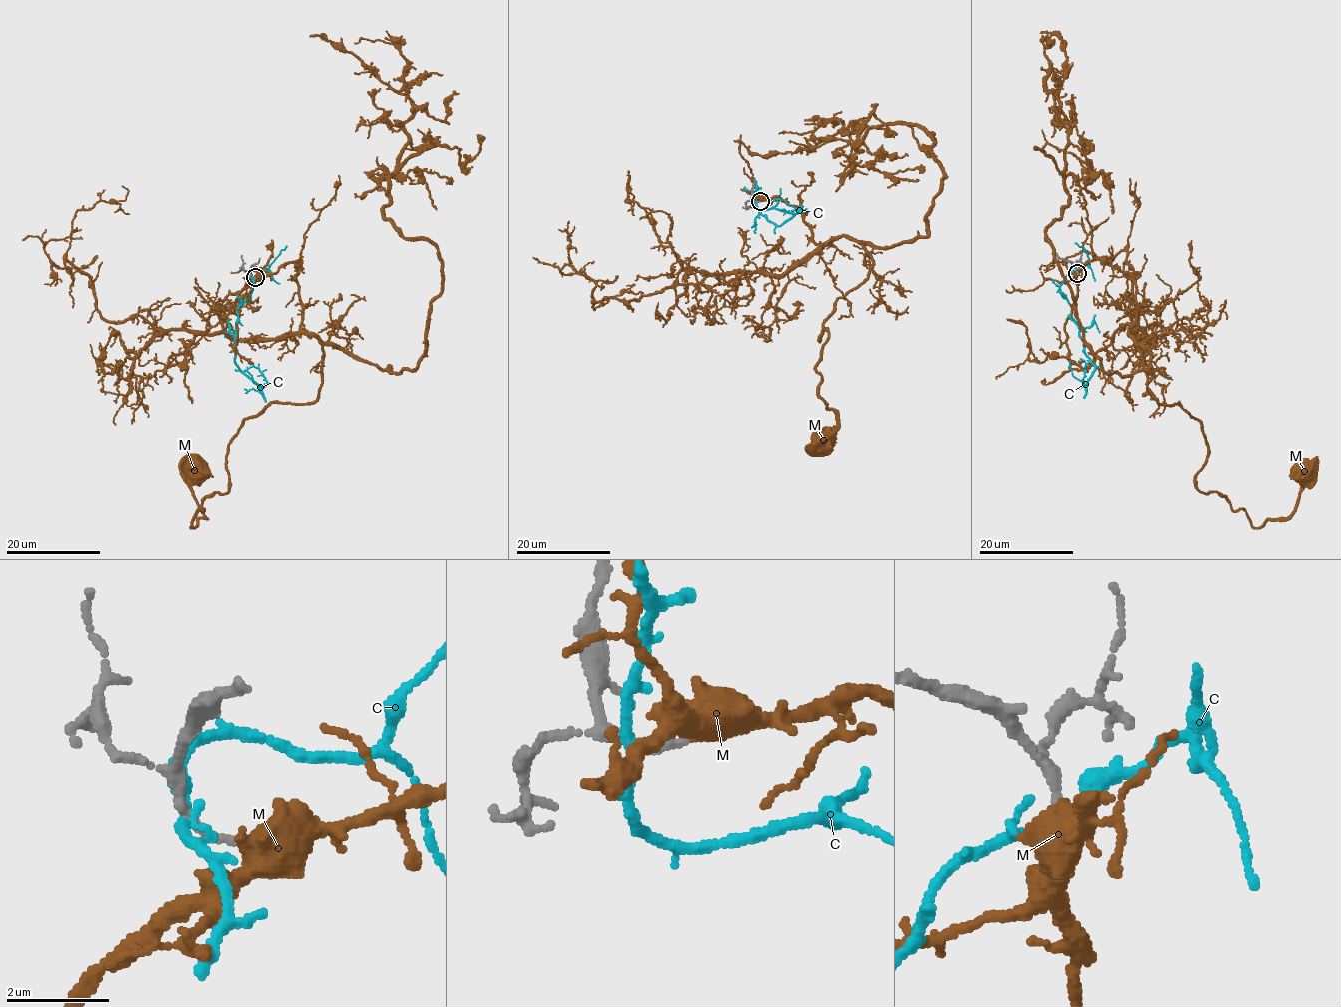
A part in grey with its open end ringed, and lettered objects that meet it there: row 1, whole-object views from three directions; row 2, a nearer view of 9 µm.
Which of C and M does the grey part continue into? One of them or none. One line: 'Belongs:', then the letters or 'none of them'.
Belongs: M

